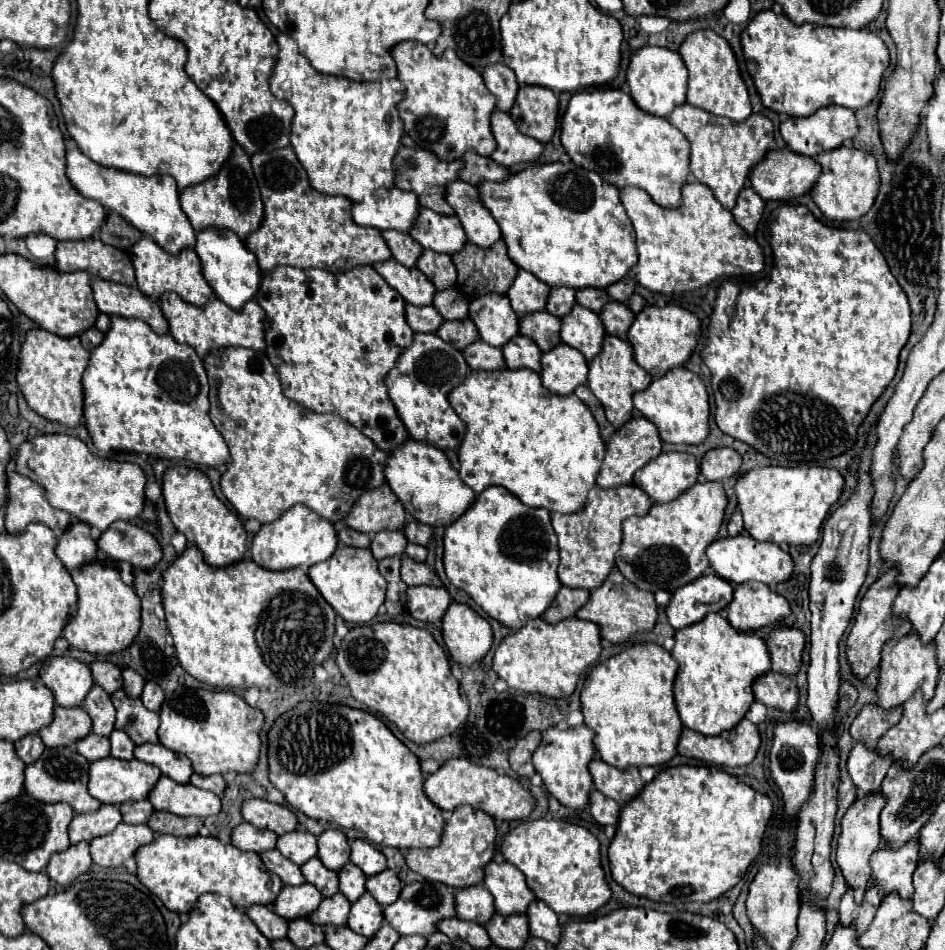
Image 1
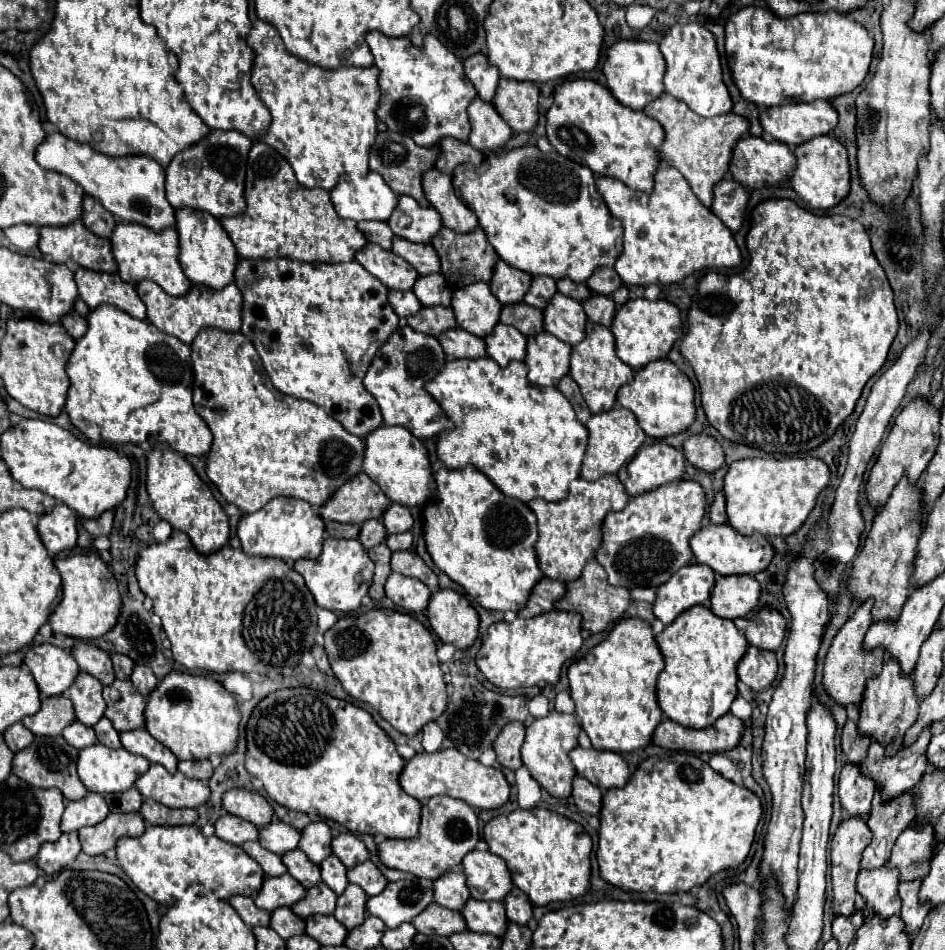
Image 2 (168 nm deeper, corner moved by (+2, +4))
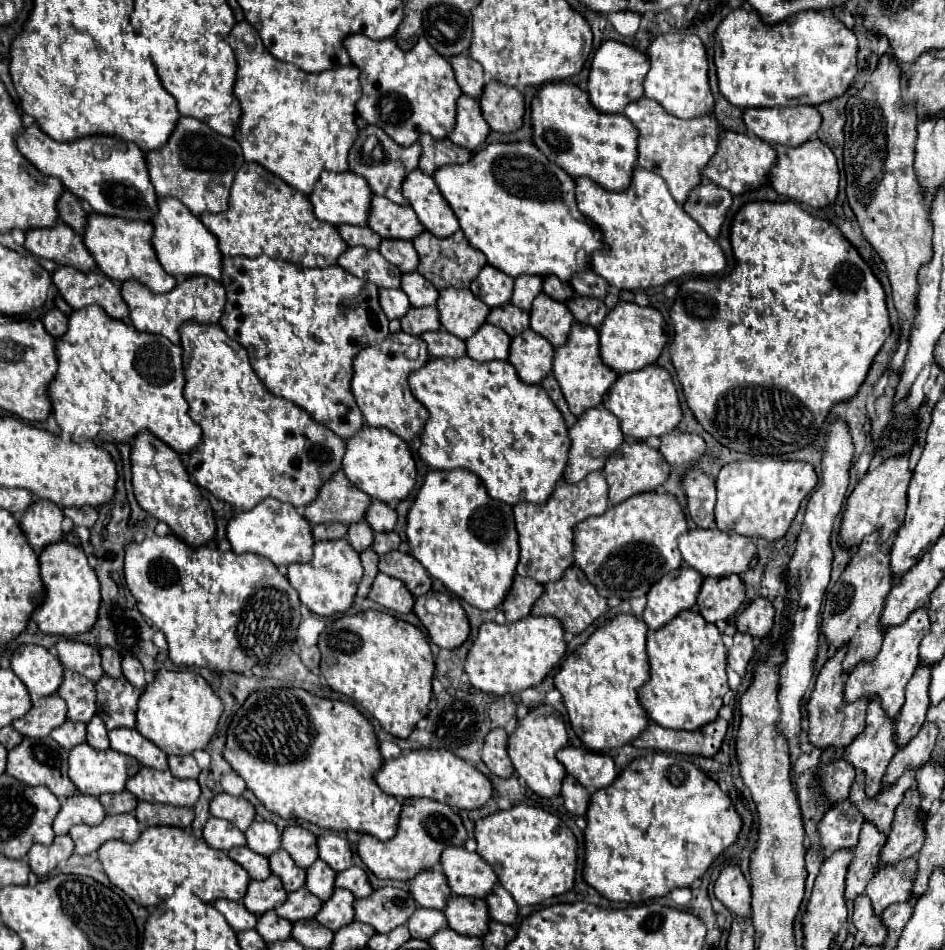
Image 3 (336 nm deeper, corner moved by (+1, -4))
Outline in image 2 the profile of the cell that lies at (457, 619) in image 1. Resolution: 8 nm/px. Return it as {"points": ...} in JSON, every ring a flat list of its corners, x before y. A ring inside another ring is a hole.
{"points":[[439,590,431,594,427,618,437,638,459,650,469,648,479,634,477,610,455,590]]}

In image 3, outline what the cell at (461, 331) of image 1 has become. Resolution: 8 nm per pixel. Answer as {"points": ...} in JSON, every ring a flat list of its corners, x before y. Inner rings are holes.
{"points":[[436,306,410,308,410,312,400,322,402,322,402,330,414,336,422,336,424,332,440,330,440,318,438,318]]}

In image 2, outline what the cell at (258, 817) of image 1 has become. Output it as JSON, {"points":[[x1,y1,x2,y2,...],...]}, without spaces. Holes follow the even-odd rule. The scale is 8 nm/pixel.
{"points":[[245,788,227,790,223,794,223,810,255,824,257,828,267,826,273,816,269,802,261,794,245,790]]}

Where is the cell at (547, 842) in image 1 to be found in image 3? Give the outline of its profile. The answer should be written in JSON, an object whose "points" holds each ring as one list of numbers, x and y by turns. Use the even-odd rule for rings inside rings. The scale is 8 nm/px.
{"points":[[526,804,500,810,476,822,476,842,476,852,494,868,500,884,512,894,518,906,542,904,574,888,578,840,554,814]]}

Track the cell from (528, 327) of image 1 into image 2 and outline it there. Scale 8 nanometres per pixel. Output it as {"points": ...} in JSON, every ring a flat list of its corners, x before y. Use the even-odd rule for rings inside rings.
{"points":[[525,302,503,306,499,322,509,324,509,326,515,326,525,336,533,336,533,334,543,332,543,326,541,326,541,310,537,310,533,306,525,306]]}

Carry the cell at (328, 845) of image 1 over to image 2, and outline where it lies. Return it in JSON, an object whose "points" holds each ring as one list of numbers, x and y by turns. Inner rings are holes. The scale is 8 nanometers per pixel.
{"points":[[311,822,301,830,299,848,307,854,313,864,319,864,321,858,331,856,331,830,325,822]]}

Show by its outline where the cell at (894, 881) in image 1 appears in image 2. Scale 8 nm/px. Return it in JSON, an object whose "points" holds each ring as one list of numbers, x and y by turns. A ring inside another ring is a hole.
{"points":[[889,866,881,870,861,870,857,876,857,892,871,906,873,914,883,920,899,914,901,900,897,898,897,886,897,870,889,870]]}

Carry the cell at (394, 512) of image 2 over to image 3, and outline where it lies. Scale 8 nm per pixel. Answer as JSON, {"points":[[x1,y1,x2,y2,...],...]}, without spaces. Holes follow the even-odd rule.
{"points":[[374,500,366,512,366,520,374,532,390,532,390,530,394,530,394,526,398,522,398,514,386,502]]}

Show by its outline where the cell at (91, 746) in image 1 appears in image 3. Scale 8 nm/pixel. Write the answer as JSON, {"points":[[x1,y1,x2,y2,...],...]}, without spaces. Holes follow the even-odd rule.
{"points":[[70,722,62,724,60,728,52,730,52,738,66,750,72,750,74,746,86,742,86,724,84,722]]}

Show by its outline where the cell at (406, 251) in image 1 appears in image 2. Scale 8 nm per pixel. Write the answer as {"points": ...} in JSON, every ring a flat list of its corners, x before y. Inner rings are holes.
{"points":[[357,222,357,228,361,232,365,232,363,236,373,242,379,244,381,248,389,248,391,250,391,240,393,240,393,232,387,228,387,222]]}

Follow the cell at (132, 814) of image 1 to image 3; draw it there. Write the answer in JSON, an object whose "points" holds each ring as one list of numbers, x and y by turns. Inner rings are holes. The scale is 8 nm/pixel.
{"points":[[124,790,122,794,102,794,100,802,102,802,102,806,104,806,104,810,106,810,108,816,134,812,134,806,138,804,138,800,134,798,134,794,130,794,128,790]]}

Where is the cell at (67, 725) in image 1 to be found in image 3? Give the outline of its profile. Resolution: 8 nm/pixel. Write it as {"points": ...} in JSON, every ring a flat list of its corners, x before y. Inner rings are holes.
{"points":[[48,696,48,698,34,698,30,712,12,722,12,726,22,734,30,738,46,738,50,730,62,726,66,722,66,702,62,698]]}

